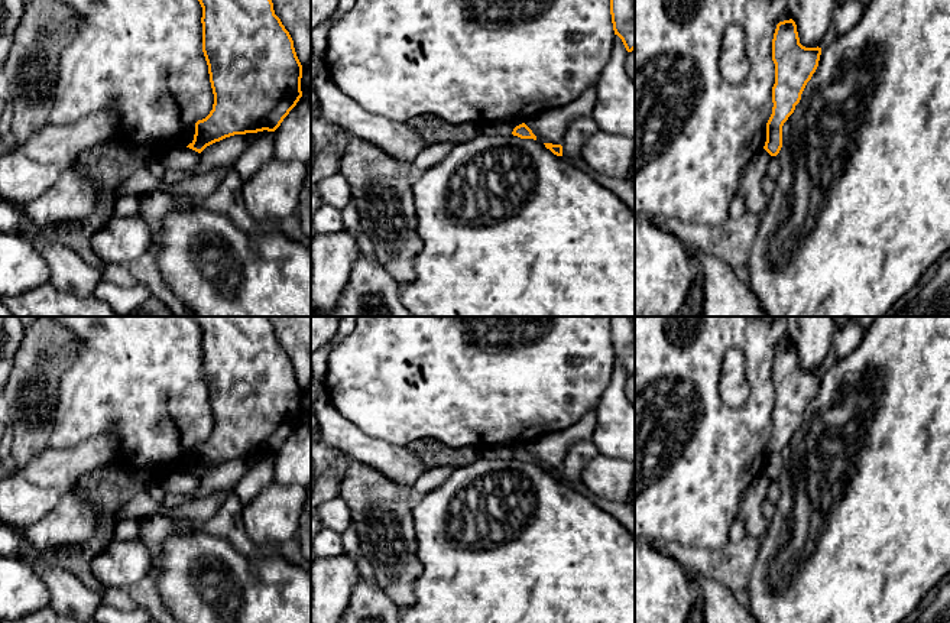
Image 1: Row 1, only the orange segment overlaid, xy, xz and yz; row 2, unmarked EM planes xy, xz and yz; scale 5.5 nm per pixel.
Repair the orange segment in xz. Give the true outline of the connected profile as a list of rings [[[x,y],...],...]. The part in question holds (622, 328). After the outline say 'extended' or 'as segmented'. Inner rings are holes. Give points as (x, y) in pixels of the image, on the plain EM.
[[[610,317],[610,338],[615,358],[626,374],[635,373],[635,317]]] | as segmented

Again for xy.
[[[189,317],[202,331],[202,376],[214,428],[187,470],[201,477],[234,458],[275,455],[302,421],[302,389],[268,317]]] | as segmented

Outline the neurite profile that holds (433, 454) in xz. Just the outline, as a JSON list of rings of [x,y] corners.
[[[429,438],[415,441],[409,444],[408,448],[418,457],[427,470],[441,465],[457,468],[471,464],[480,457],[477,448],[451,448]]]

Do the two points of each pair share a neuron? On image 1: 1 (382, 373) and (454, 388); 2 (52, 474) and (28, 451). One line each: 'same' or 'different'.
1: same
2: different

